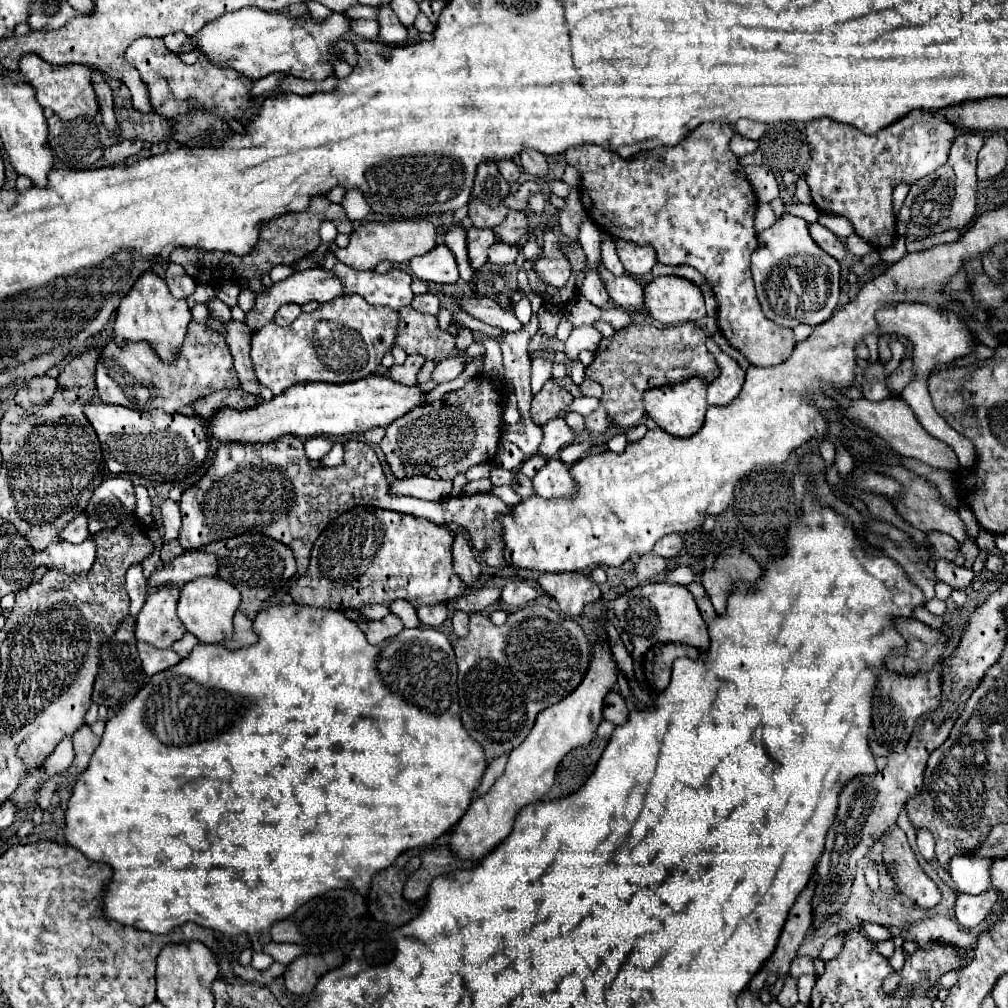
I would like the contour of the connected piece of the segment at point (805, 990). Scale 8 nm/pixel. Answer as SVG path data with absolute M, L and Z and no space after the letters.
M802 975L802 977L798 979L798 995L800 995L800 1003L808 1005L814 981L816 981L816 975Z

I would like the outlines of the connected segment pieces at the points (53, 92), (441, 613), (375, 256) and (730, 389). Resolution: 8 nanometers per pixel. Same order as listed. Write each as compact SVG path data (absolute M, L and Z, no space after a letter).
M28 53L20 59L20 75L22 79L32 85L36 89L36 101L42 107L50 107L62 121L68 119L76 119L82 115L98 115L100 105L94 93L94 85L92 85L92 73L96 69L88 67L88 65L52 65L46 63L44 59L40 59L34 53Z
M432 605L432 607L420 607L418 619L424 627L438 627L448 617L448 609L444 605Z
M368 221L362 223L350 235L350 243L344 249L332 245L330 251L344 265L350 265L354 269L374 269L374 265L384 259L392 263L408 263L412 257L432 251L436 247L436 241L438 241L438 229L430 221L390 221L390 223Z
M708 337L706 341L708 351L712 351L712 355L718 361L720 367L720 375L708 385L708 405L728 405L734 397L738 397L742 385L744 385L744 369L738 367L738 363L726 355L714 341L712 337Z

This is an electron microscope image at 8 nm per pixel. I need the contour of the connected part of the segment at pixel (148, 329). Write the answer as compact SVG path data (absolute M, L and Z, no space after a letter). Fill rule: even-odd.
M150 269L150 271L144 271L136 279L136 283L128 291L128 295L122 299L116 321L114 321L114 337L120 343L122 341L148 341L148 343L152 343L152 347L158 351L158 355L164 361L172 361L176 357L176 349L180 349L180 345L184 341L190 319L192 319L192 315L190 315L186 301L172 297L164 279L158 277Z

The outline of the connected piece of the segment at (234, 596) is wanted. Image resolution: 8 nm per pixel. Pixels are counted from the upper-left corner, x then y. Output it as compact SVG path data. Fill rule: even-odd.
M200 577L182 587L178 601L178 617L186 631L196 635L202 643L222 643L234 633L234 613L240 605L240 591L220 577Z

